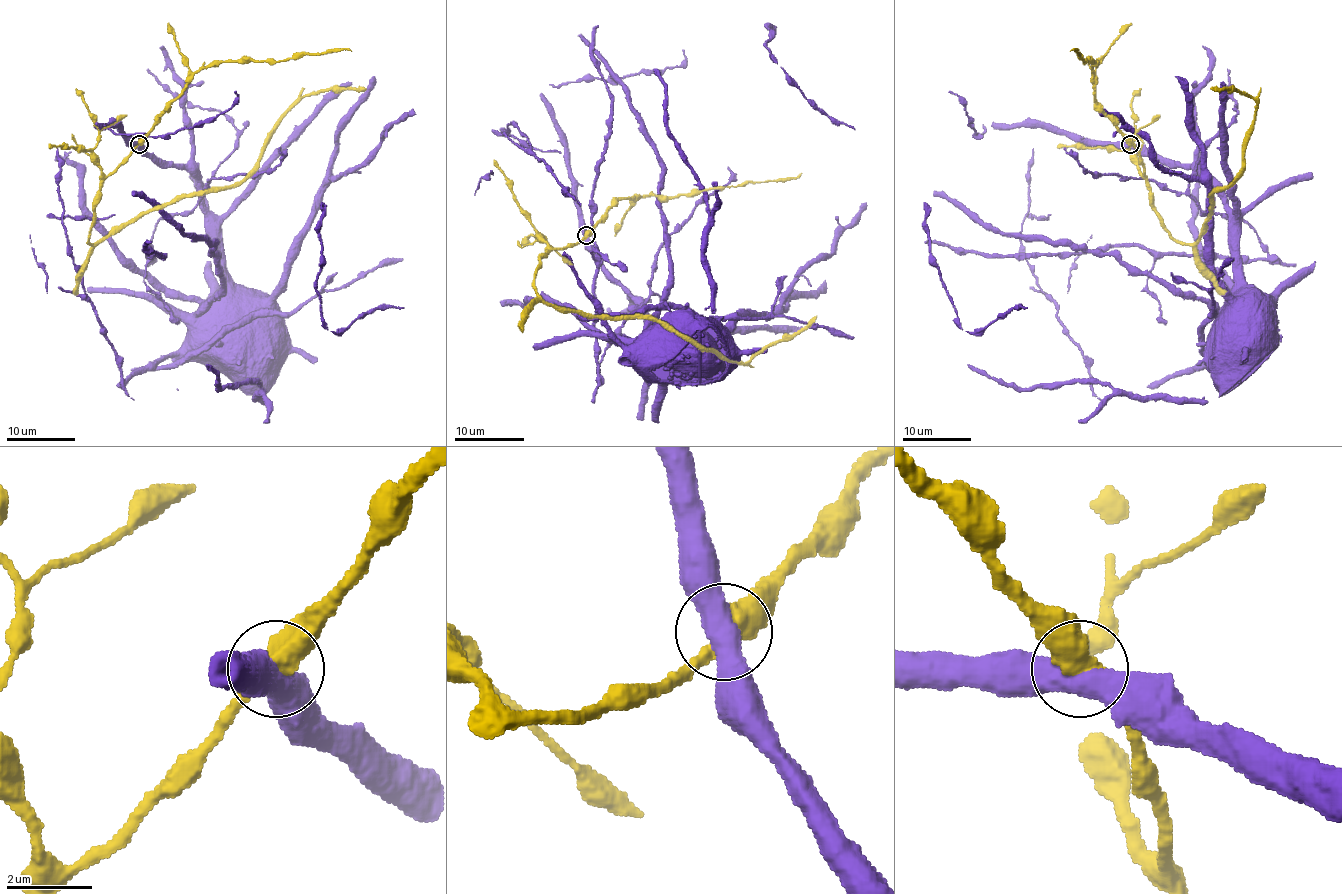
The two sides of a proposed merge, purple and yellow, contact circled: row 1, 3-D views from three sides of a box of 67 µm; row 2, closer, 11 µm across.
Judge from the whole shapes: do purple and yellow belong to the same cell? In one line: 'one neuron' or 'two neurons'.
one neuron

